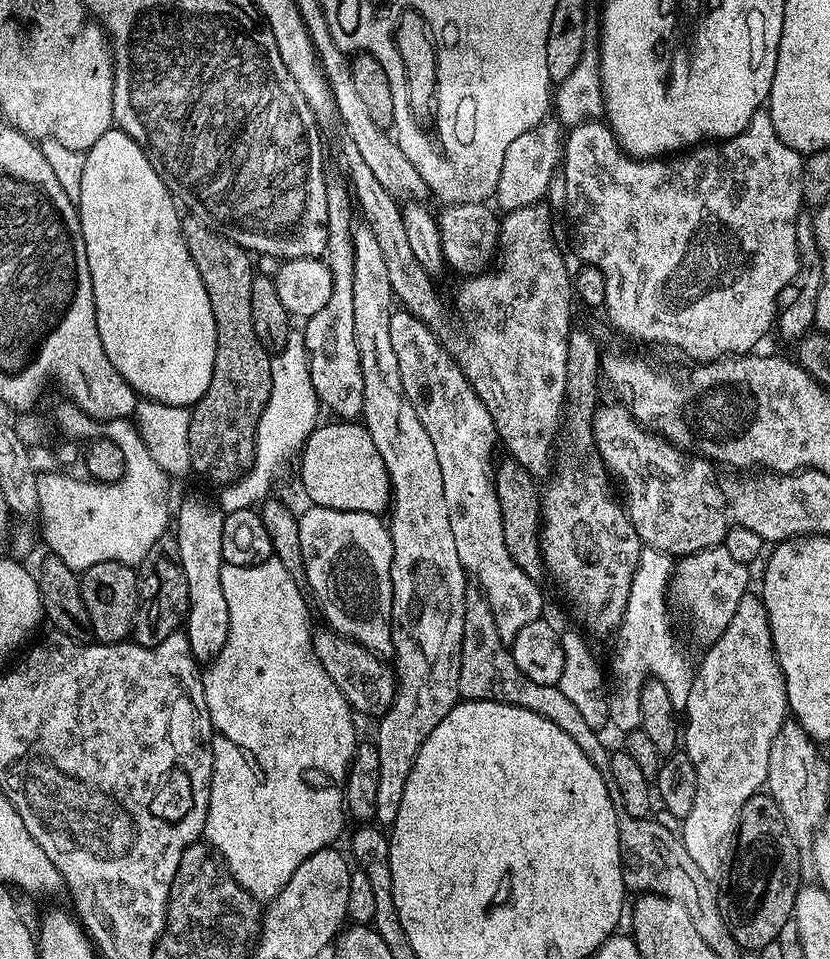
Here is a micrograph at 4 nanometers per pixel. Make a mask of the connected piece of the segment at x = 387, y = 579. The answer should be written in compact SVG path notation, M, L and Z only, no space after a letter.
M308 506L305 512L299 513L300 525L298 535L302 541L302 558L306 562L306 578L310 592L316 595L320 602L320 608L324 611L324 616L328 619L327 627L333 632L339 632L342 636L347 636L349 640L358 642L364 648L370 649L381 658L388 658L393 655L392 651L392 534L387 523L384 524L377 513L369 510L367 512L355 512L345 508L317 508Z

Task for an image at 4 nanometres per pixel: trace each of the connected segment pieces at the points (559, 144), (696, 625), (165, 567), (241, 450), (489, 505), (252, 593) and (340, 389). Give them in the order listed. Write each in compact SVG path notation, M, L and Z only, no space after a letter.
M556 118L540 120L533 128L526 130L526 134L514 138L514 142L510 142L506 150L506 156L502 158L502 174L498 174L495 203L500 203L504 210L541 203L550 186L550 178L554 177L561 167L563 155L562 125Z
M724 546L707 548L701 552L691 552L689 556L681 556L675 561L670 600L688 615L692 623L692 632L710 646L730 626L730 618L734 618L734 610L738 610L738 602L749 591L749 565L738 562L730 556Z
M171 531L164 532L154 546L150 546L150 554L146 554L143 564L139 565L140 607L136 610L134 625L135 643L153 648L170 634L181 631L188 614L188 579L182 570L182 562L178 552L178 538Z
M188 214L183 217L184 240L188 243L194 266L202 274L206 294L210 294L210 306L214 310L216 327L216 353L214 354L214 374L206 394L191 409L190 454L192 455L192 472L213 480L216 486L231 484L240 479L256 456L256 431L258 418L266 410L270 390L272 389L273 357L268 357L269 349L254 332L254 321L251 317L251 286L254 279L254 260L251 255L230 238L216 232L202 218Z
M393 311L390 342L398 354L404 392L416 408L418 418L422 418L422 424L434 442L438 466L442 466L442 490L446 490L446 510L450 510L450 531L454 534L454 546L458 546L458 558L475 587L490 602L501 645L510 646L514 638L518 638L522 626L530 626L530 622L545 615L544 596L540 593L541 585L531 580L522 566L514 562L506 546L494 479L494 460L492 464L492 451L496 444L498 448L496 424L441 337L414 314Z
M273 558L263 560L261 564L254 566L225 564L224 569L220 571L220 581L222 594L226 594L230 610L230 634L220 655L209 661L201 675L212 724L212 785L208 817L204 823L204 836L207 843L224 857L233 878L259 902L270 902L284 889L286 882L294 878L294 870L298 870L298 866L302 866L302 862L318 850L333 847L344 828L346 797L340 791L340 781L345 777L344 756L352 751L353 746L353 739L348 733L352 728L350 718L352 708L346 702L342 690L338 690L338 686L332 688L334 678L330 678L330 674L326 674L326 670L323 669L322 662L318 662L318 654L314 652L312 645L314 627L312 628L311 622L308 621L305 593L294 582L294 578L290 578L290 567L285 561Z
M350 284L350 298L334 298L330 296L326 306L318 310L318 314L307 317L308 324L302 329L304 348L308 352L308 373L321 405L333 412L333 417L344 422L352 422L364 410L364 383L362 382L362 362L358 354L358 338L354 336L354 284Z

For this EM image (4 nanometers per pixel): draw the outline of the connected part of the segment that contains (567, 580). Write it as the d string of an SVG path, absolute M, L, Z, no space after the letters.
M574 326L568 335L568 361L566 362L566 415L562 420L562 443L554 471L547 481L548 489L542 492L542 523L540 525L540 555L544 557L547 575L556 579L560 592L572 603L576 616L596 636L611 637L624 621L626 602L630 598L630 582L634 582L634 570L640 557L640 535L634 530L627 511L616 505L608 489L609 473L600 459L592 439L590 414L598 407L596 378L600 376L602 348L596 345L588 328Z

